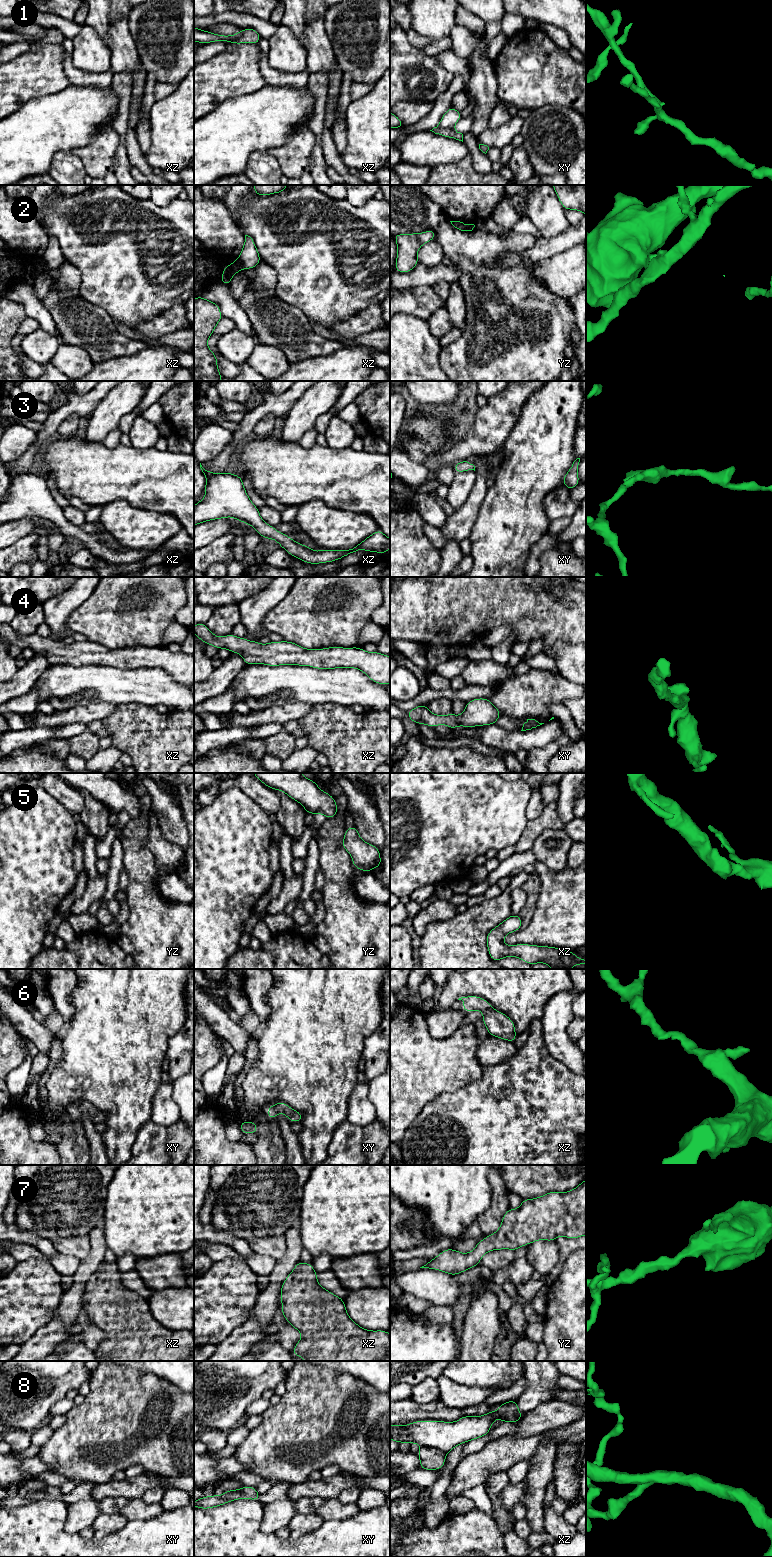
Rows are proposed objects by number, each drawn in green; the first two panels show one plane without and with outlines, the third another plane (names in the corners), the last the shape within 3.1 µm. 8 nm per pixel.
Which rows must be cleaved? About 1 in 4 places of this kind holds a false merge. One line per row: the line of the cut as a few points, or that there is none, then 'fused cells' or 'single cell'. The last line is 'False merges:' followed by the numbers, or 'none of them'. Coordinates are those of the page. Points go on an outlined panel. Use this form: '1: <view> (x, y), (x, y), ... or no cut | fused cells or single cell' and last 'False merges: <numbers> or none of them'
1: xz (244, 30), (241, 36), (231, 42) | fused cells
2: xz (238, 259), (242, 268) | fused cells
3: no cut | single cell
4: no cut | single cell
5: no cut | single cell
6: no cut | single cell
7: no cut | single cell
8: xz (422, 1446), (437, 1448), (445, 1453) | fused cells
False merges: 1, 2, 8

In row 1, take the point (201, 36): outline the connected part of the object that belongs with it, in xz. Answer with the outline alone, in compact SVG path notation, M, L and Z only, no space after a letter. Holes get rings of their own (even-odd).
M194 27L194 41L202 44L208 44L211 42L218 42L218 41L232 43L234 40L243 35L244 35L243 29L234 35L222 35L222 34L214 34L212 32L208 32Z

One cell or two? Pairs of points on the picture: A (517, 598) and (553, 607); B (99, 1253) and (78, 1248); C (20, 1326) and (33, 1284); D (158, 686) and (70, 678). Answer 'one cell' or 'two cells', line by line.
A: one cell
B: two cells
C: one cell
D: one cell

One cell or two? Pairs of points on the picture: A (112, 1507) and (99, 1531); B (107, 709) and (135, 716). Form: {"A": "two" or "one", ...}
{"A": "two", "B": "two"}

